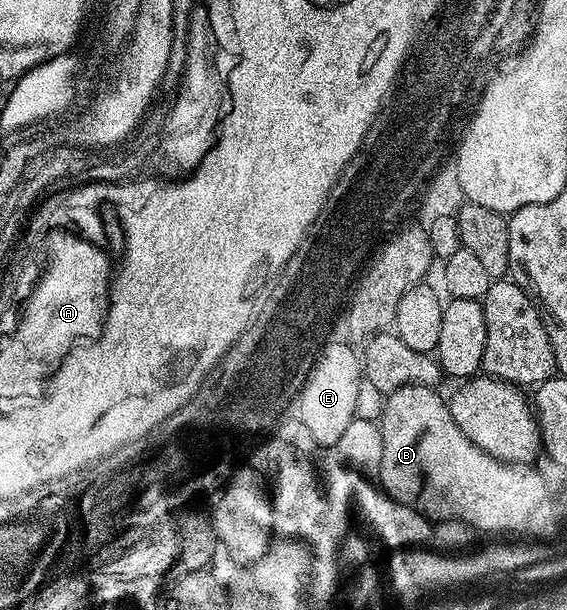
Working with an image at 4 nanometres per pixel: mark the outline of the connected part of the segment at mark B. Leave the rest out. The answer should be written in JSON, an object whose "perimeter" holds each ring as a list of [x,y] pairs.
{"perimeter":[[[405,386],[396,388],[385,395],[380,417],[382,431],[382,455],[377,481],[386,495],[394,501],[411,506],[431,520],[460,520],[474,527],[475,531],[491,530],[502,534],[505,530],[525,531],[529,517],[547,501],[546,482],[533,469],[533,465],[524,462],[504,462],[494,458],[488,452],[476,448],[464,432],[452,420],[447,399],[438,395],[433,386]]]}

